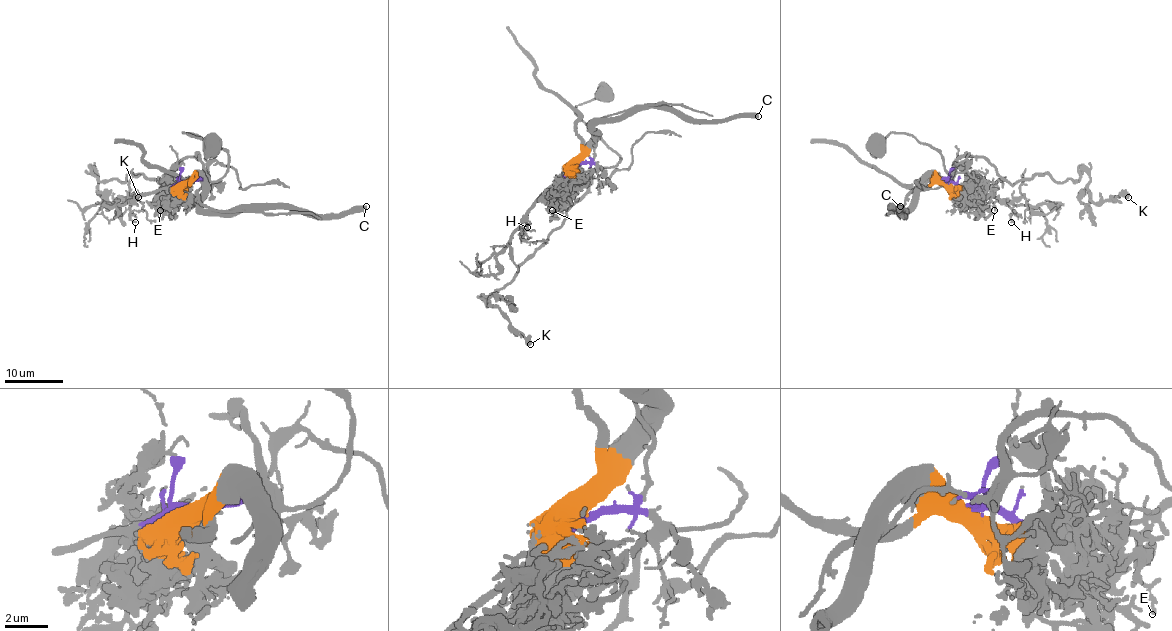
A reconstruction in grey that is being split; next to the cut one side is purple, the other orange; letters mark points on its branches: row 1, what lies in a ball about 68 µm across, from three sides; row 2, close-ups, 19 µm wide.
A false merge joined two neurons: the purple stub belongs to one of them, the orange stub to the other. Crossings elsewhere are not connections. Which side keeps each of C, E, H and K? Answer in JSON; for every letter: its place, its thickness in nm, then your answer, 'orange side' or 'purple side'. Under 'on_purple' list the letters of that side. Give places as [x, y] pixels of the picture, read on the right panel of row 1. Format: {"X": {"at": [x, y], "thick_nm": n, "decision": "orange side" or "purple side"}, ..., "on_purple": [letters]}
{"C": {"at": [900, 206], "thick_nm": 600, "decision": "orange side"}, "E": {"at": [994, 210], "thick_nm": 130, "decision": "orange side"}, "H": {"at": [1011, 222], "thick_nm": 160, "decision": "purple side"}, "K": {"at": [1128, 197], "thick_nm": 550, "decision": "purple side"}, "on_purple": ["H", "K"]}

